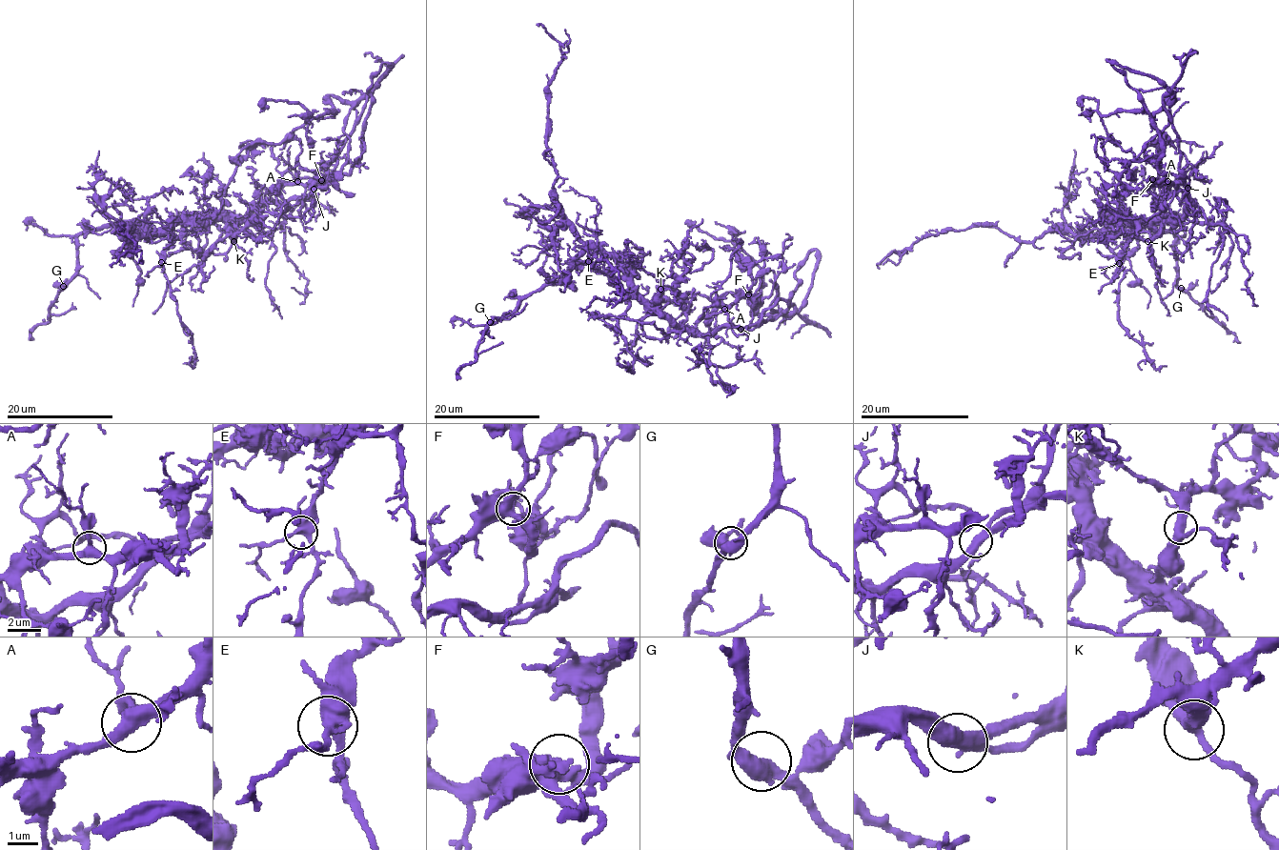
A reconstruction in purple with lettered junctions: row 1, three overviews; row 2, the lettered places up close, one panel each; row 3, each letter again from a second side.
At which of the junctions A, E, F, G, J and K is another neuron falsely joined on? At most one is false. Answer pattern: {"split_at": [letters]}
{"split_at": []}

